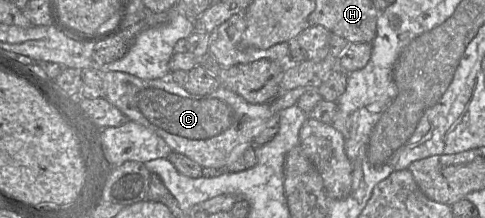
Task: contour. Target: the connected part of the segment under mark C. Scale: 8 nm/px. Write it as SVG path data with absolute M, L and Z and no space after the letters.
M124 72L103 74L104 98L129 120L160 136L171 151L187 156L203 168L234 163L253 144L257 131L279 111L296 105L307 88L281 93L267 103L249 103L231 90L219 86L207 94L191 94L169 78L144 80Z

